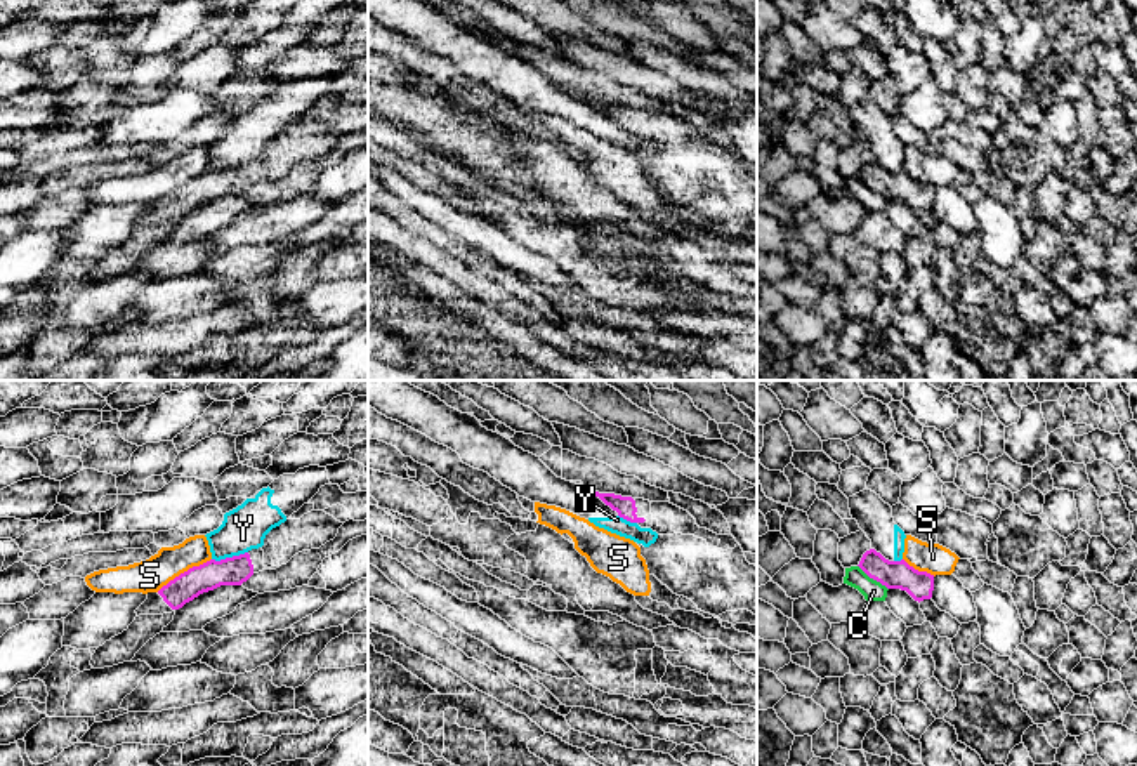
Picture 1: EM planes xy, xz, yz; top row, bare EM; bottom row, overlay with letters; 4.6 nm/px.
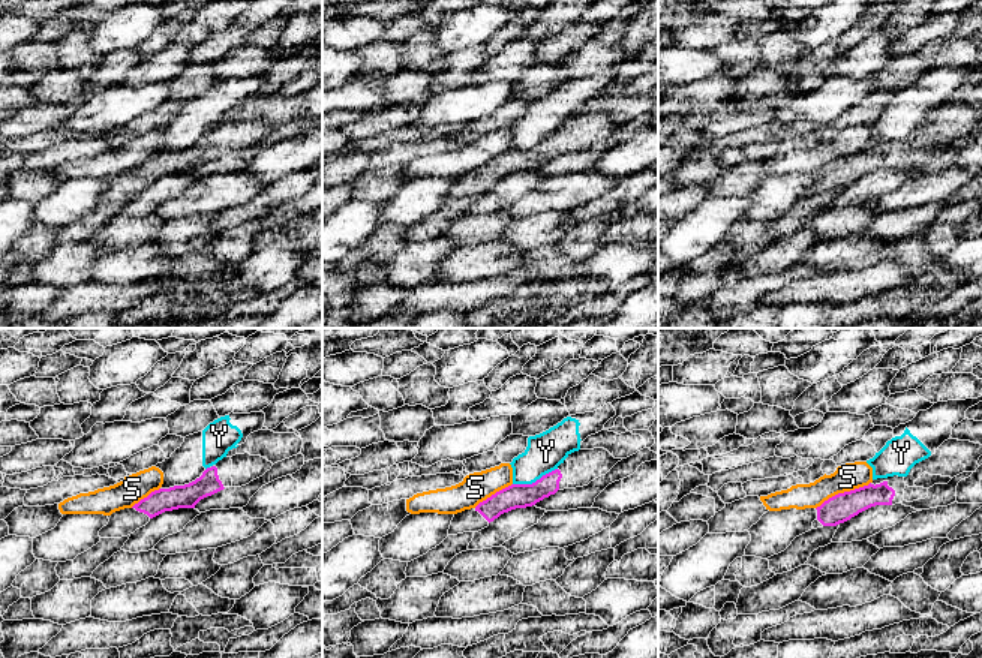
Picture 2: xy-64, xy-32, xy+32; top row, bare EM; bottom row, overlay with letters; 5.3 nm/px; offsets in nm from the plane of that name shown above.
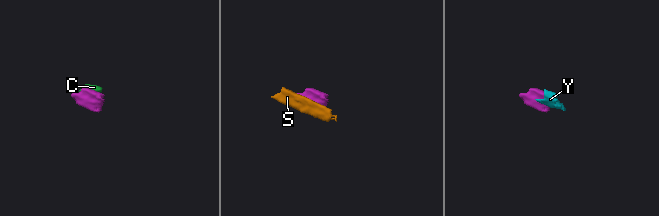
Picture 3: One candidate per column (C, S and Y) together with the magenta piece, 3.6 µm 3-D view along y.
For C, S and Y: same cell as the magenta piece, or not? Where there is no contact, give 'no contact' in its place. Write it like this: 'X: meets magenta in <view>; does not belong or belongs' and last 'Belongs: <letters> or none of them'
C: meets magenta in yz; does not belong
S: meets magenta in xy; does not belong
Y: meets magenta in xy; does not belong
Belongs: none of them

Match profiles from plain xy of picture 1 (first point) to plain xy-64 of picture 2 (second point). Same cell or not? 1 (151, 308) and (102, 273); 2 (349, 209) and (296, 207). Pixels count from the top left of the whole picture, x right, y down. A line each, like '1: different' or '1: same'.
1: same
2: different

